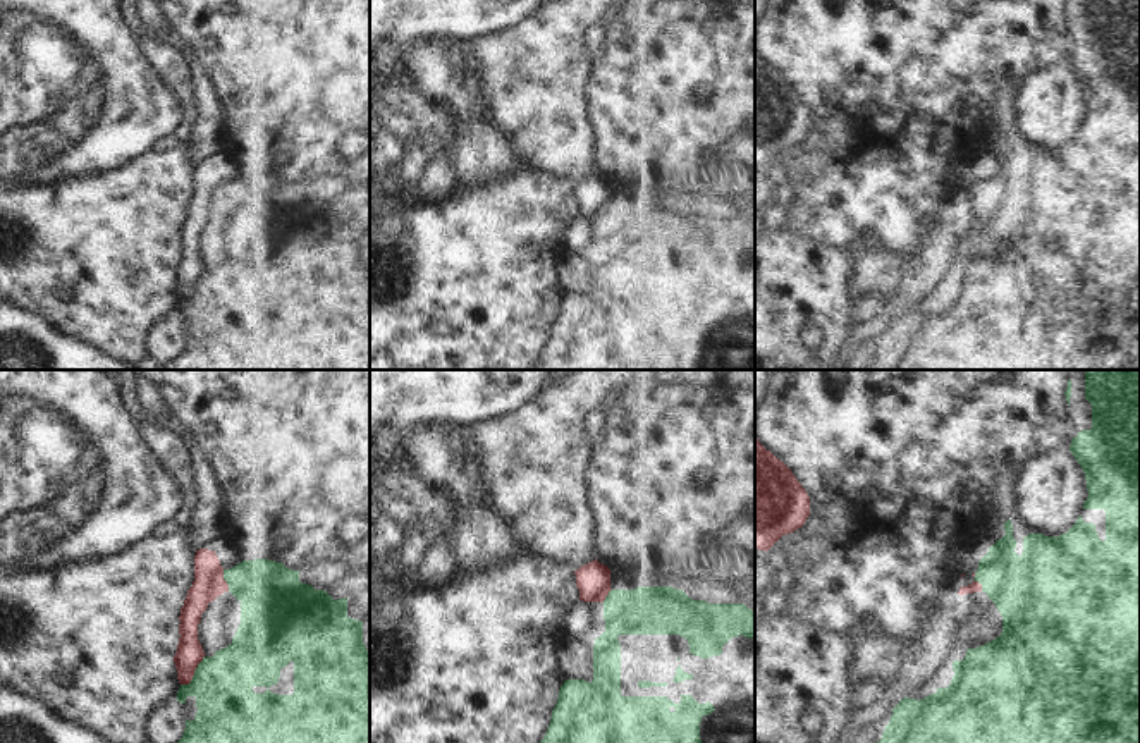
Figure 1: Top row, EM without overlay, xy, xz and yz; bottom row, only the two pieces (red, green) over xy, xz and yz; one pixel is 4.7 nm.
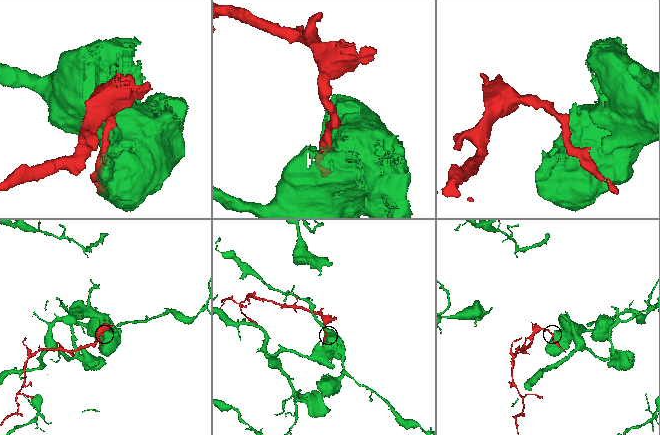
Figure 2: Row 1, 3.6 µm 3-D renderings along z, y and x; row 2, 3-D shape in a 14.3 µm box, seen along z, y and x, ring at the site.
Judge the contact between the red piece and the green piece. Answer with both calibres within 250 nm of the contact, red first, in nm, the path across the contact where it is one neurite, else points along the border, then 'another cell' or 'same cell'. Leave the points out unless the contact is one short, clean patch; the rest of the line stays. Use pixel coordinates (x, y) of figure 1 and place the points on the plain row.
calibres 130 and 300 nm; another cell

